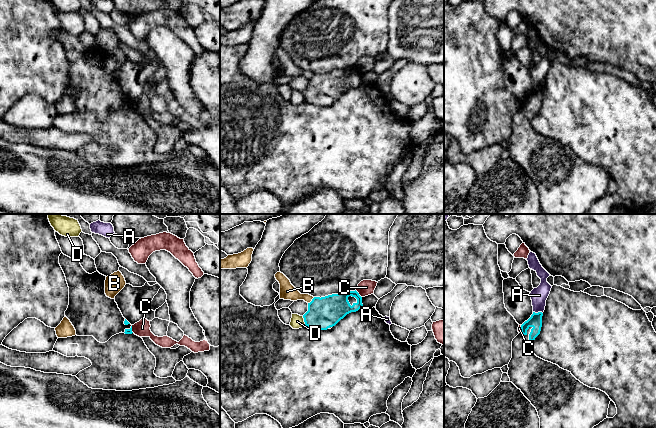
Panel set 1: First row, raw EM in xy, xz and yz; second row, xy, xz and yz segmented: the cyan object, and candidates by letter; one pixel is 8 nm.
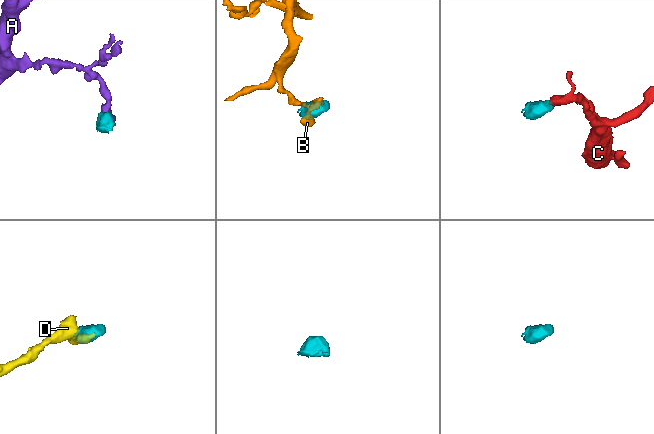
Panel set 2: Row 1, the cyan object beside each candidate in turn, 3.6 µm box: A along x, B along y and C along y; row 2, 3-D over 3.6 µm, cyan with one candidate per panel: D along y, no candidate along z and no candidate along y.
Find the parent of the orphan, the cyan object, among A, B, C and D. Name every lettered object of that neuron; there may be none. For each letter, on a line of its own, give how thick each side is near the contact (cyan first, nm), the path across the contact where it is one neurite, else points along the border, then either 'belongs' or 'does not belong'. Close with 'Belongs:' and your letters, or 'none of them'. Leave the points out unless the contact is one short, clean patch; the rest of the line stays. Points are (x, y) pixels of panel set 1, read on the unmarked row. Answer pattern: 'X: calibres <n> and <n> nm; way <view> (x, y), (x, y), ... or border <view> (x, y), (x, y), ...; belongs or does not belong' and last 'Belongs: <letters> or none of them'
A: calibres 110 and 140 nm; border yz (533, 87), (542, 89); does not belong
B: calibres 260 and 130 nm; border xz (314, 73), (308, 79); does not belong
C: calibres 220 and 130 nm; border xz (355, 66), (361, 73); does not belong
D: calibres 260 and 110 nm; border xz (302, 92), (305, 100); does not belong
Belongs: none of them

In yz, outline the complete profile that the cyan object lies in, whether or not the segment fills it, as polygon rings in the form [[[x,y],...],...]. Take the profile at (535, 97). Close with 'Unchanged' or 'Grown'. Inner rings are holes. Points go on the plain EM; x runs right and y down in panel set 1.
[[[533,88],[521,101],[521,108],[512,117],[512,134],[507,150],[510,158],[536,184],[542,214],[586,214],[594,202],[607,194],[611,175],[605,168],[584,161],[571,148],[533,129],[531,119],[540,110],[542,92],[542,88]]]. Grown

